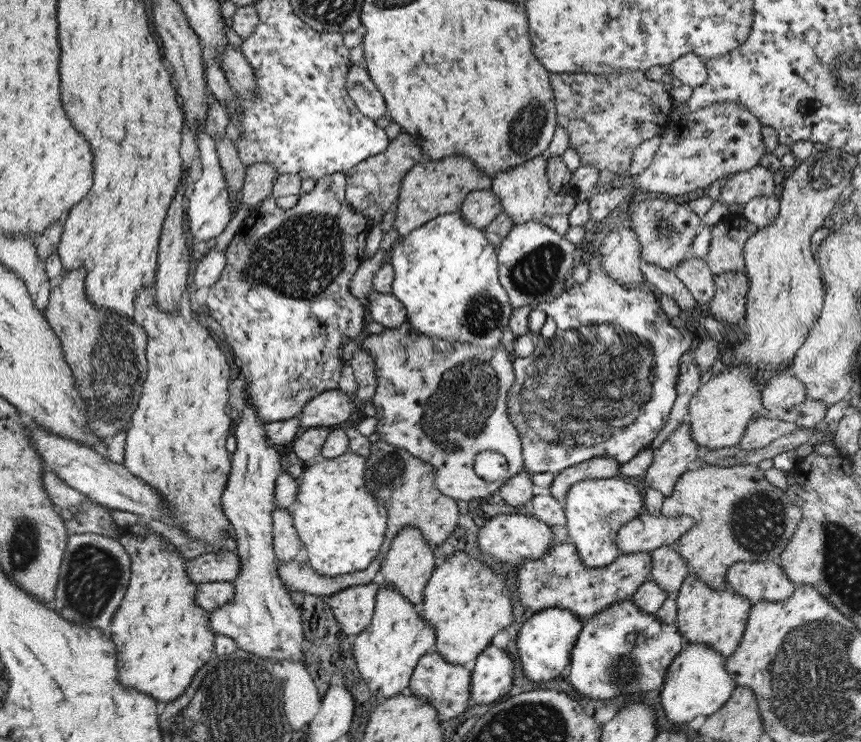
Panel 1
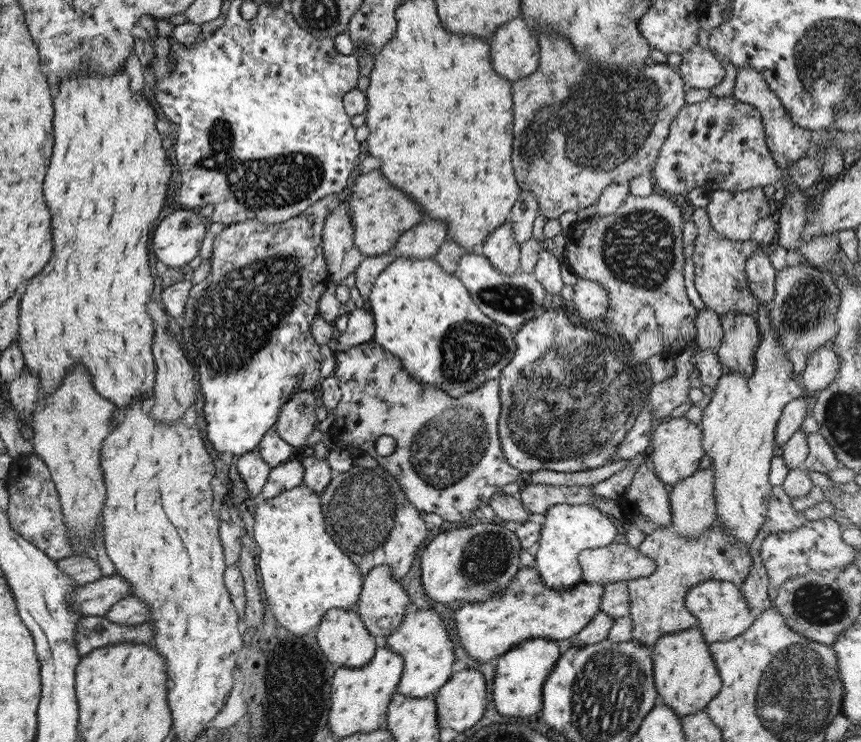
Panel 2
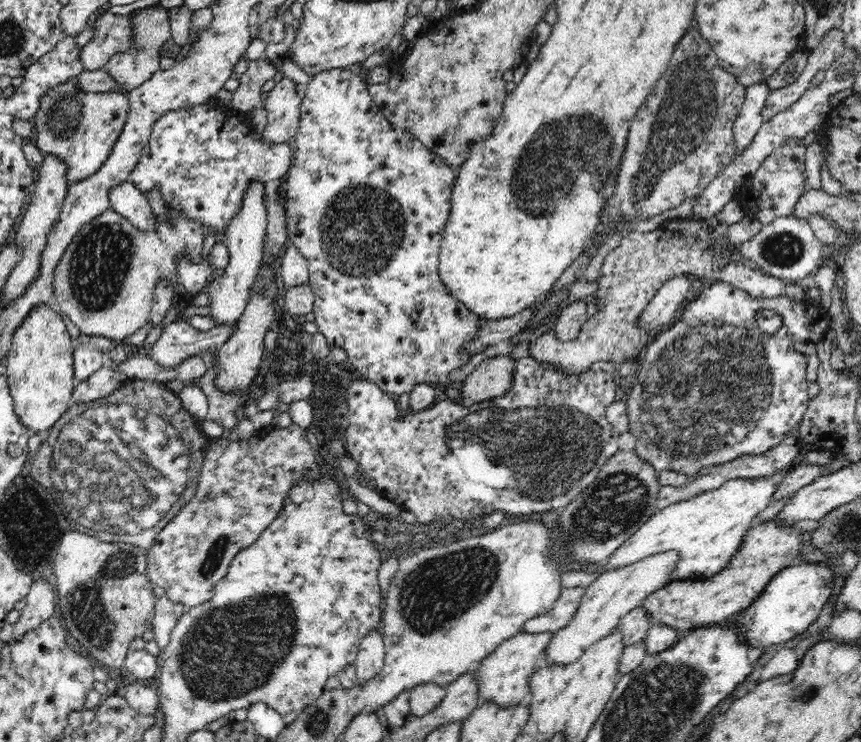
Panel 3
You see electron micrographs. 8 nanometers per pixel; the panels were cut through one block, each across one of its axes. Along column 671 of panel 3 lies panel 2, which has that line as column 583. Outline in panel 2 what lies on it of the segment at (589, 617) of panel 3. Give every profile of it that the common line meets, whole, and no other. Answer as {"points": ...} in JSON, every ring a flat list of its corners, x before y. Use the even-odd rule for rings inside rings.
{"points":[[621,539,607,546,583,550,576,560,583,581,599,586,645,578,655,569,651,558,639,554,637,548,631,548]]}

